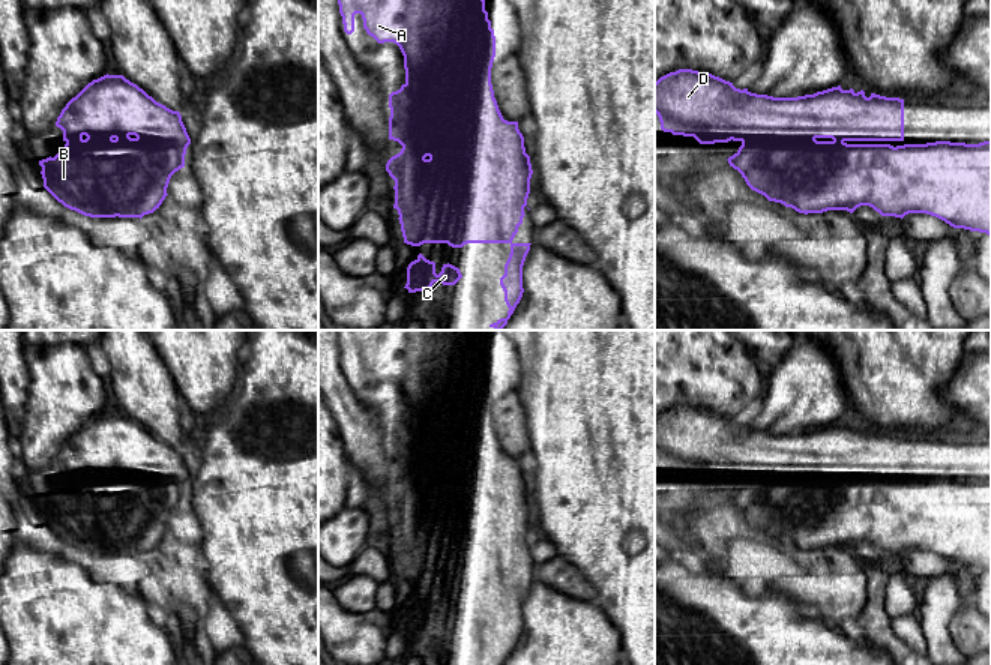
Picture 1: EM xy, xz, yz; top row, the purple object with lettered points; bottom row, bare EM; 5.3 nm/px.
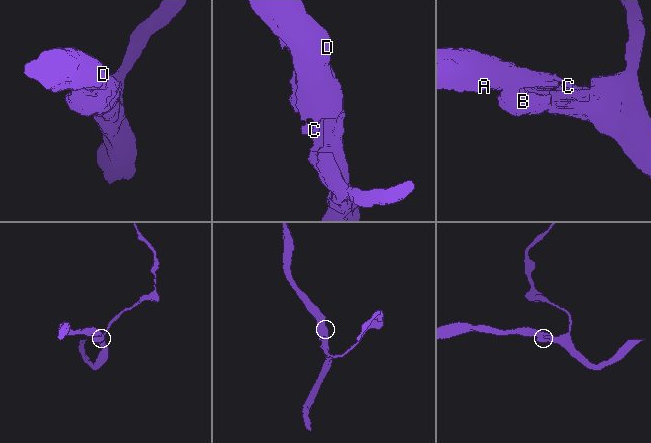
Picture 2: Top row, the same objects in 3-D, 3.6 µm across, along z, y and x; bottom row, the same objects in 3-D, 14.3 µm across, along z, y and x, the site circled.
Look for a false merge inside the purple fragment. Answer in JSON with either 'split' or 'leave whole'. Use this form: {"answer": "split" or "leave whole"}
{"answer": "leave whole"}

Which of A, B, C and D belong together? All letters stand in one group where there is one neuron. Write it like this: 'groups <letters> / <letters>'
groups A B C D

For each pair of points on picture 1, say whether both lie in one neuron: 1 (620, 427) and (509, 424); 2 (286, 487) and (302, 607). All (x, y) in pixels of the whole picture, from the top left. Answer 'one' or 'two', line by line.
1: two
2: one

